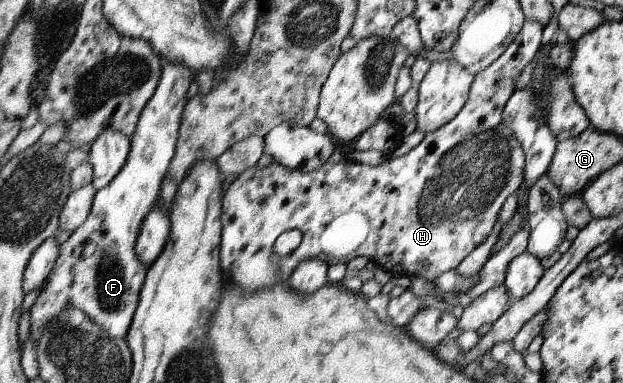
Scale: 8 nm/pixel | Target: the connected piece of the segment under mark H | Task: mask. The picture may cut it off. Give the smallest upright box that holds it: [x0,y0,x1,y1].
[221,19,543,299]

